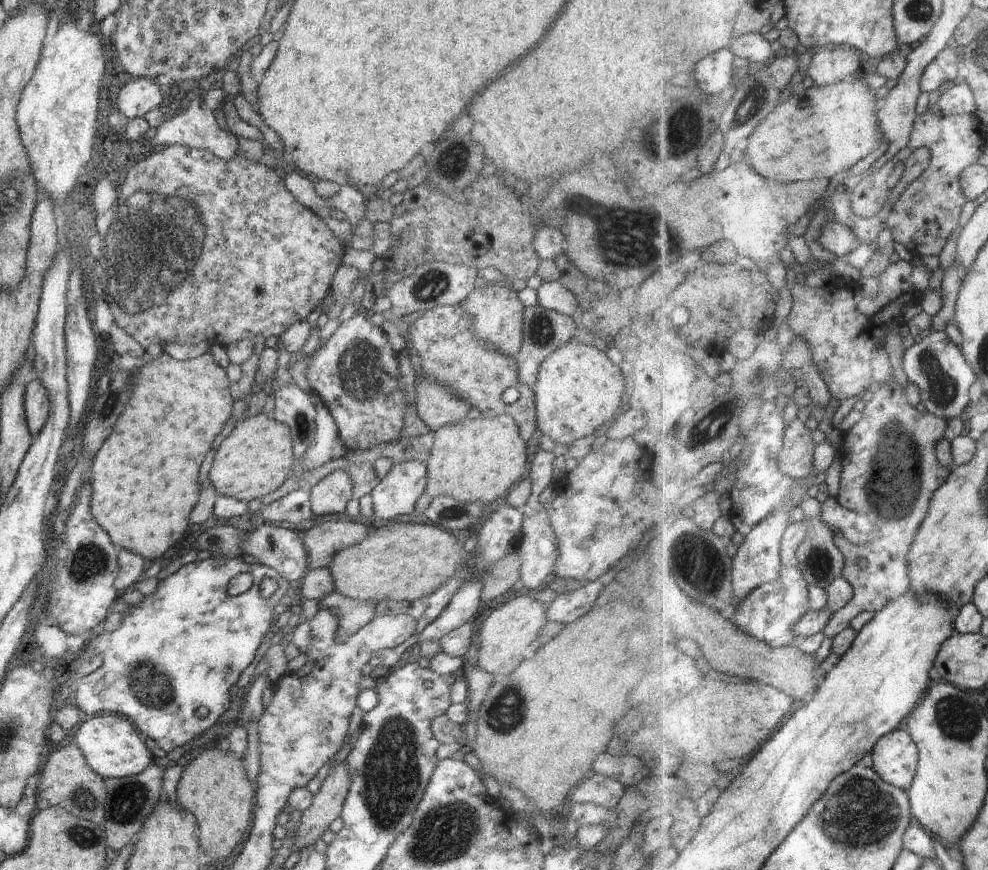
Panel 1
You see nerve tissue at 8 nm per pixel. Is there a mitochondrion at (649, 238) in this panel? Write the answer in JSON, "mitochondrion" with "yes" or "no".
{"mitochondrion":"yes"}

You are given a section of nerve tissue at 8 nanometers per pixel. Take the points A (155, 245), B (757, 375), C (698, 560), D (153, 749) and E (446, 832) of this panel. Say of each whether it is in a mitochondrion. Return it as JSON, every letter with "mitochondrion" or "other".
{"A":"mitochondrion","B":"mitochondrion","C":"mitochondrion","D":"other","E":"mitochondrion"}

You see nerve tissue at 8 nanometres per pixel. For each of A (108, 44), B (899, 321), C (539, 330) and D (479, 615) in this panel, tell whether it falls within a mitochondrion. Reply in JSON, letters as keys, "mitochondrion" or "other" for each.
{"A":"other","B":"other","C":"mitochondrion","D":"other"}

